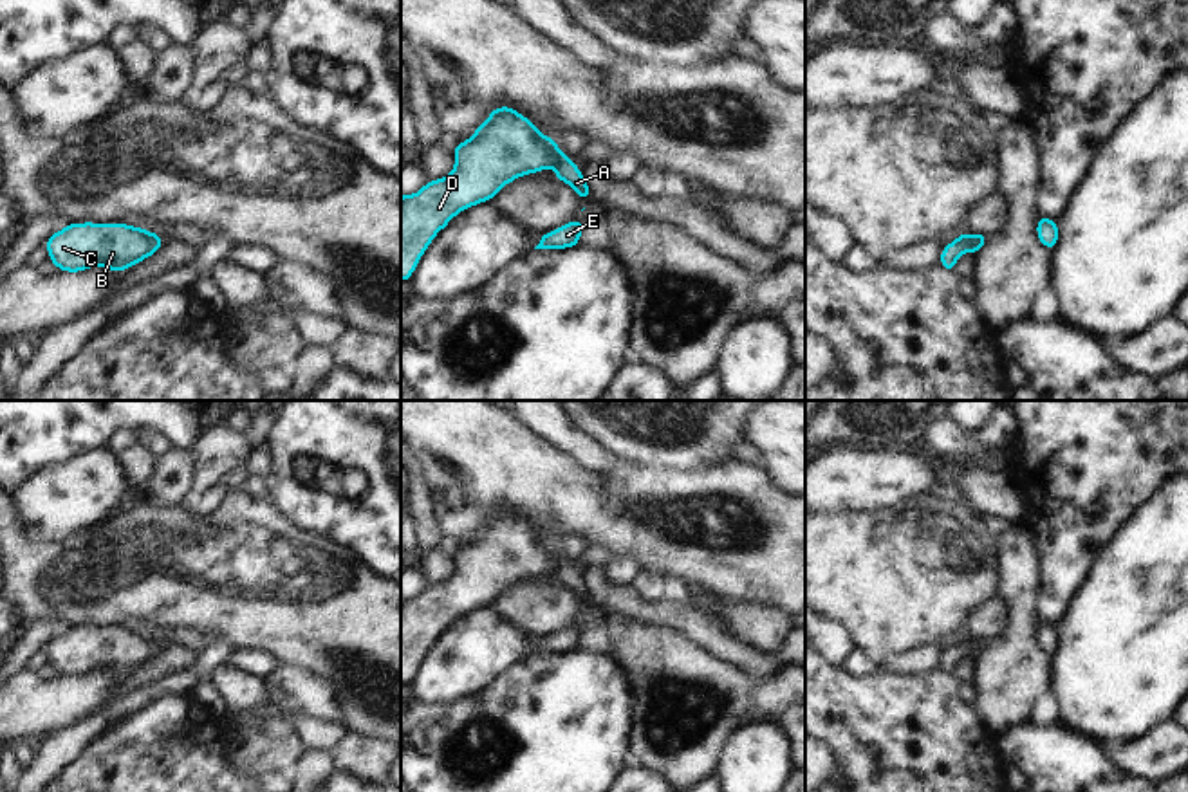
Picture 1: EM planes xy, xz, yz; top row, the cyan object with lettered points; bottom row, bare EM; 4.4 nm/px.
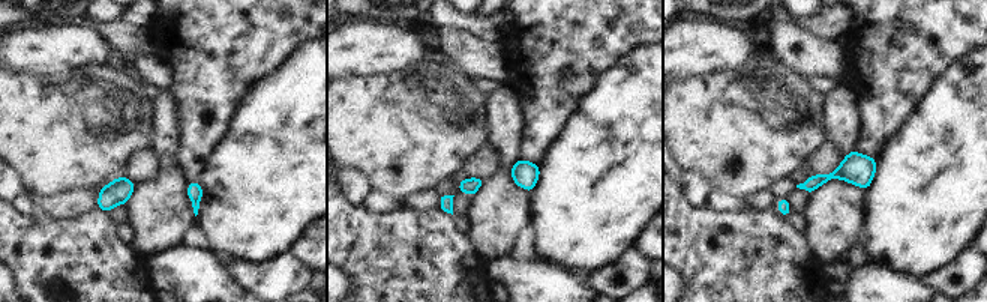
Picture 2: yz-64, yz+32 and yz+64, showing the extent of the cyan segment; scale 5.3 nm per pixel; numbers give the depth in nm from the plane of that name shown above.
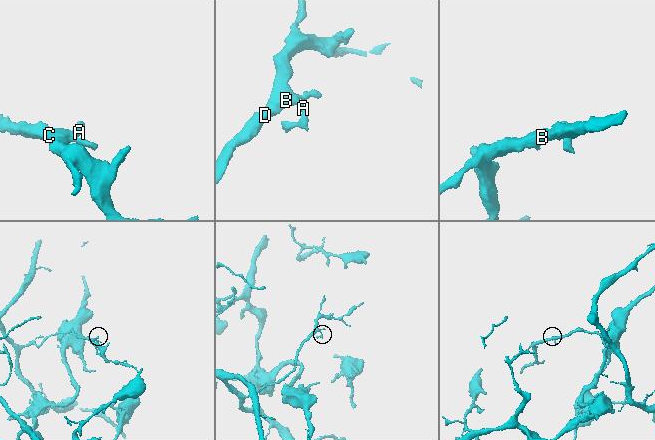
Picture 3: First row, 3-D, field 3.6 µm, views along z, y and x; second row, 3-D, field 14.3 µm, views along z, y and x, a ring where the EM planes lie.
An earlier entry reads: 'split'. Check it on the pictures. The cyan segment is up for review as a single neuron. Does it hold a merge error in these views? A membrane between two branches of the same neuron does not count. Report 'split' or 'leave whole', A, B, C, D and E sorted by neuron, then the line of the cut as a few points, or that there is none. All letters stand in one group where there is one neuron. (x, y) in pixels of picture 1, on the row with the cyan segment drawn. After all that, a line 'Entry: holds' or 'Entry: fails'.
split; groups A E / B C D; cut yz (963, 235), (970, 249)
Entry: holds

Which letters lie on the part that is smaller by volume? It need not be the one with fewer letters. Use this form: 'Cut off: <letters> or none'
Cut off: A, E.

